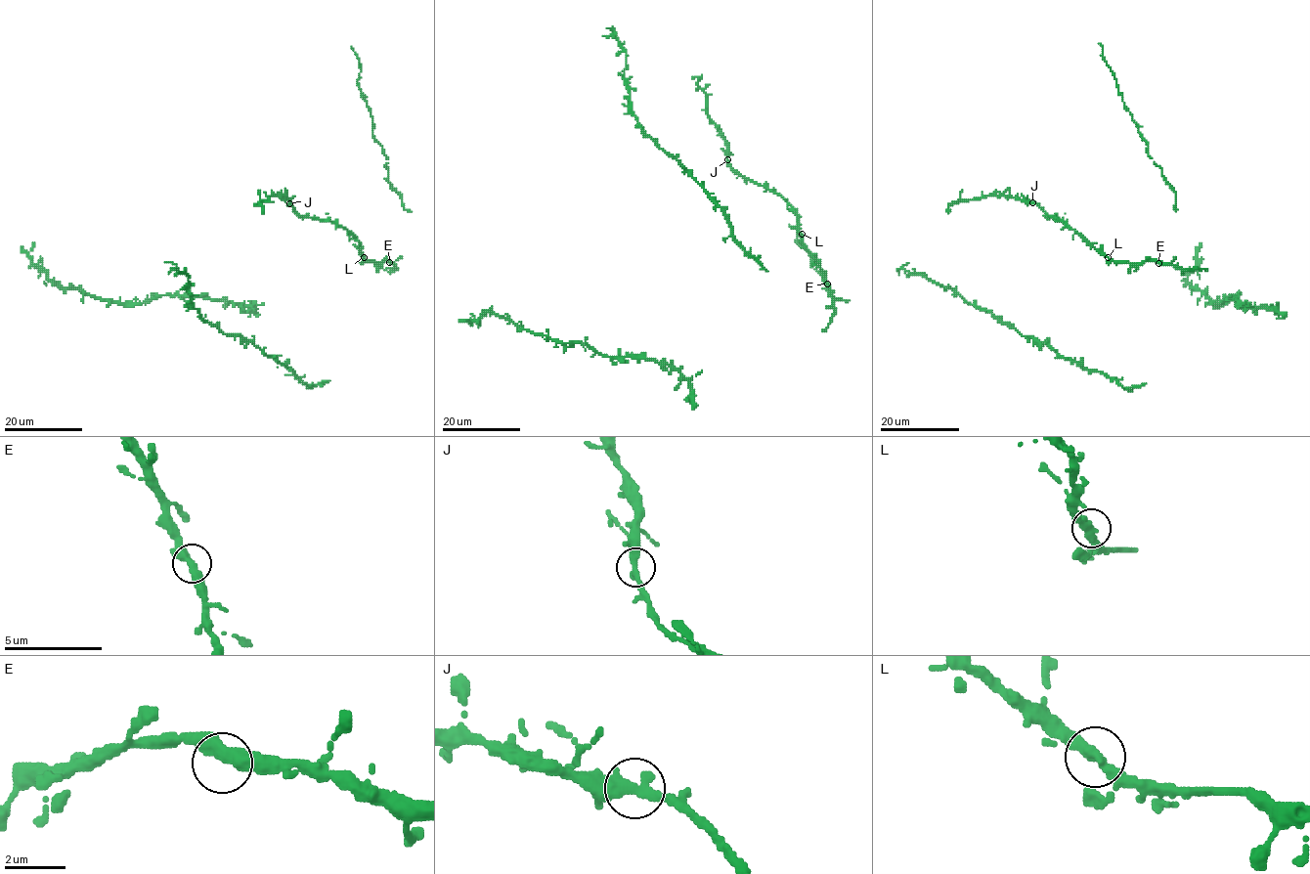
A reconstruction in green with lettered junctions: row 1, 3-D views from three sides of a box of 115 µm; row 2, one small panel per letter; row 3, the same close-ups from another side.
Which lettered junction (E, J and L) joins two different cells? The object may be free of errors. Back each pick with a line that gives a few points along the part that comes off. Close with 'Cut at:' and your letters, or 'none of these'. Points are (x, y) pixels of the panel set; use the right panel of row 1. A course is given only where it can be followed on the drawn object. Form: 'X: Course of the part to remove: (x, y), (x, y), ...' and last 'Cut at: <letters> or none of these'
Cut at: none of these

